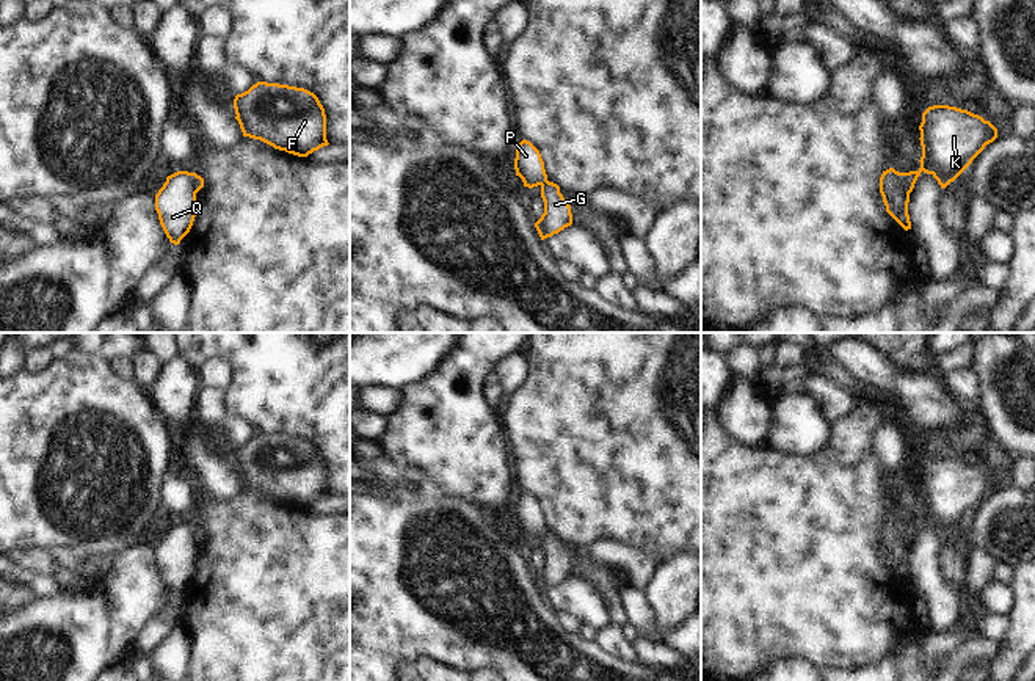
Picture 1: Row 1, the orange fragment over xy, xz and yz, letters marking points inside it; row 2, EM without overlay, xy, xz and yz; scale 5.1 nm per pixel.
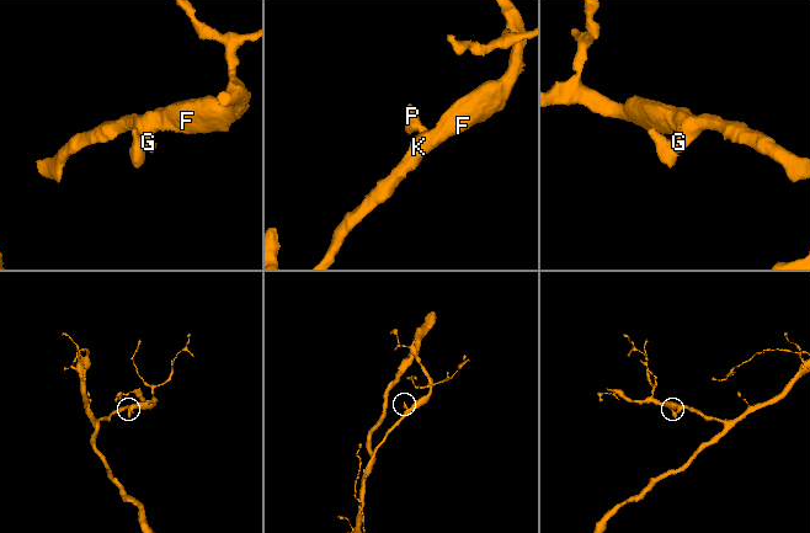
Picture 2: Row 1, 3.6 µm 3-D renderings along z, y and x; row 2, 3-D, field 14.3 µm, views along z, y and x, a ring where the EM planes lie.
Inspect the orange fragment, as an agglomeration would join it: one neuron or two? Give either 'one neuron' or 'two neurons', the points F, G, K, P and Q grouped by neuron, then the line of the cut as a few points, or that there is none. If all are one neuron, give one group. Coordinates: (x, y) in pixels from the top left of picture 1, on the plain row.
two neurons | F G K / P Q | yz (900, 524), (902, 535), (910, 543)

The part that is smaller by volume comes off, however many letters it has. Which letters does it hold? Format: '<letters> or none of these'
P, Q

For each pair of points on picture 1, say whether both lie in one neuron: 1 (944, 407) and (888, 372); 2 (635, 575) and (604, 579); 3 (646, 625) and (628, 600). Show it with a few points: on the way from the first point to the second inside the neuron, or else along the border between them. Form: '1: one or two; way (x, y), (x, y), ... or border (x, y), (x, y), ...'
1: one; way (930, 407), (910, 386), (902, 385)
2: two; border (582, 557), (610, 567)
3: one; way (642, 619), (634, 606)

